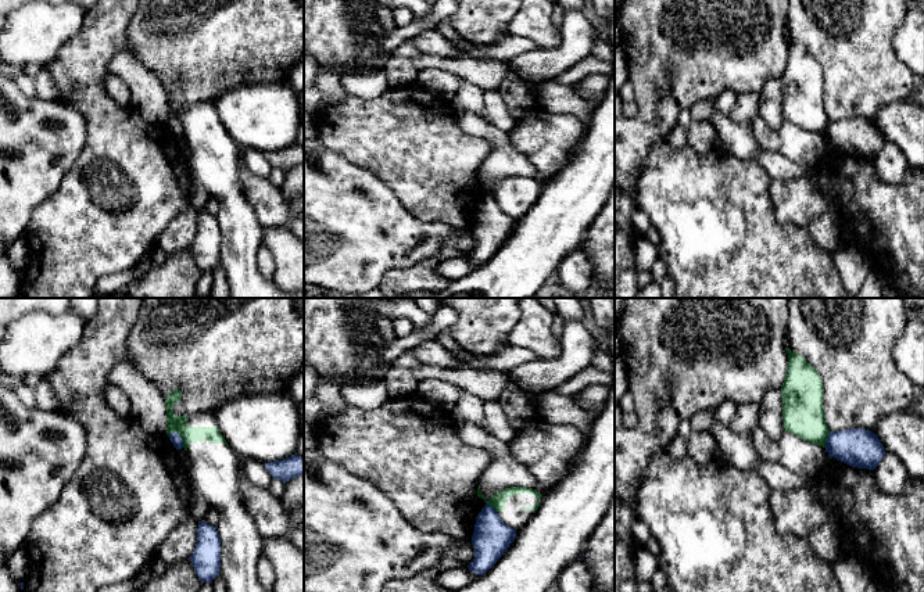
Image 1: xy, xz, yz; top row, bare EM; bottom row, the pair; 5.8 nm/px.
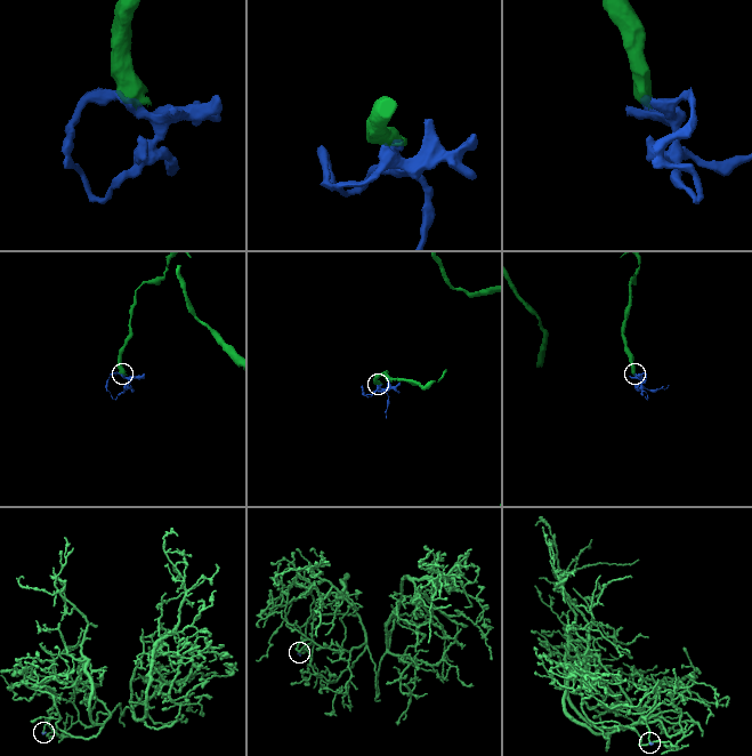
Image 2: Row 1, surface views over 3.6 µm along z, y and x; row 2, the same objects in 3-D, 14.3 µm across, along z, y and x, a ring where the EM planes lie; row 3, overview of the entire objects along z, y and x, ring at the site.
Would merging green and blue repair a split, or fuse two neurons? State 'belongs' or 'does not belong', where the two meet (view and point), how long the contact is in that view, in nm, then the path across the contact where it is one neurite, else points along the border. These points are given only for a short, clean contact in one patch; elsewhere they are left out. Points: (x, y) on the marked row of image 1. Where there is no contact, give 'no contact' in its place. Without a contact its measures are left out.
does not belong | xy (179, 434) | 130 nm | along xy (167, 434), (176, 433), (183, 447)

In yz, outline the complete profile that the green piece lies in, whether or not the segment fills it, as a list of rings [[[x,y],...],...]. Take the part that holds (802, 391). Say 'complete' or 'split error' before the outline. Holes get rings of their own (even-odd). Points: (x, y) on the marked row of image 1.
complete | [[[787,348],[788,367],[781,385],[784,430],[825,448],[828,426],[823,405],[823,381],[806,359]]]

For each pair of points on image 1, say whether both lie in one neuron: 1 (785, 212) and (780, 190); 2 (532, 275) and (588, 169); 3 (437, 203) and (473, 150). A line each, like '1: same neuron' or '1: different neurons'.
1: same neuron
2: same neuron
3: same neuron

